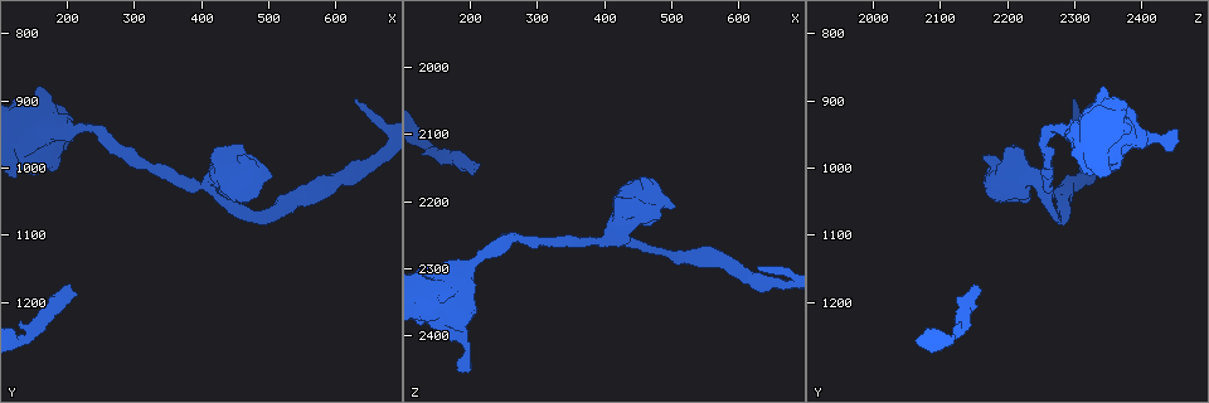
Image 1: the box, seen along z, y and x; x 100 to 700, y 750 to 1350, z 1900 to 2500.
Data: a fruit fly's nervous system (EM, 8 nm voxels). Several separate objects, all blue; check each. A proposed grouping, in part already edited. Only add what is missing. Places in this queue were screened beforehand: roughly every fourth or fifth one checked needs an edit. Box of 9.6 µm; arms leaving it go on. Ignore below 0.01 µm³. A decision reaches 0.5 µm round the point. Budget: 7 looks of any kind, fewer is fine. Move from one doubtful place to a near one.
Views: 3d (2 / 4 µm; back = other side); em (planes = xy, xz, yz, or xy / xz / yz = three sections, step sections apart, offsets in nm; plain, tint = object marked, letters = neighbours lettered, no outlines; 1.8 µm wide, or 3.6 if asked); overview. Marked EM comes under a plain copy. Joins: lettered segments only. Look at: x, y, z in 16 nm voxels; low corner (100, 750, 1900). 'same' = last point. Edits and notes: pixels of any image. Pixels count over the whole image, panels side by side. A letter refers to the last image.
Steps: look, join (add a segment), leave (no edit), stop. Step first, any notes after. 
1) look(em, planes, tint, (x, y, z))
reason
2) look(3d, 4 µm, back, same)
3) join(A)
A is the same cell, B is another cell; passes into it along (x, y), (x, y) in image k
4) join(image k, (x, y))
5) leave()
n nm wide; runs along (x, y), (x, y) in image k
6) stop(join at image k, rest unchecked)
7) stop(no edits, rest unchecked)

look(em, planes, tint, (200, 1180, 2155))
end of a long branch

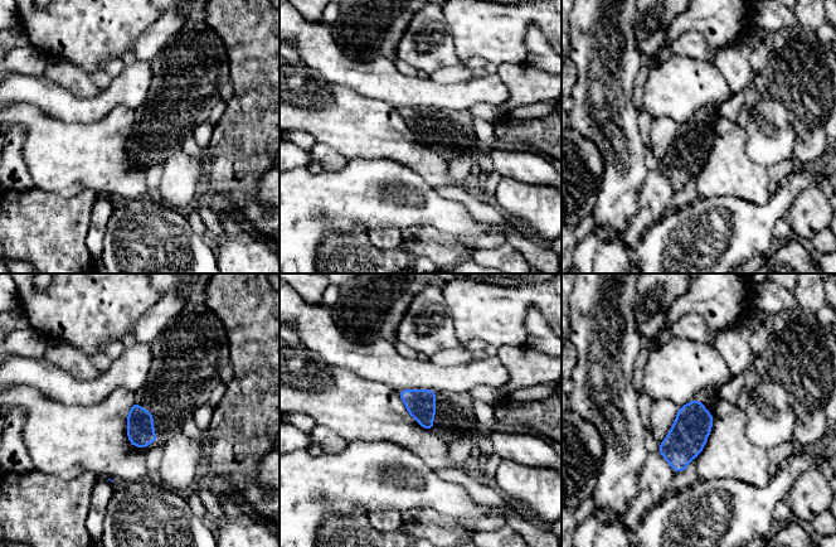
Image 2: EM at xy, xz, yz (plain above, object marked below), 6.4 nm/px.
look(em, planes, letters, same)
see the neighbours

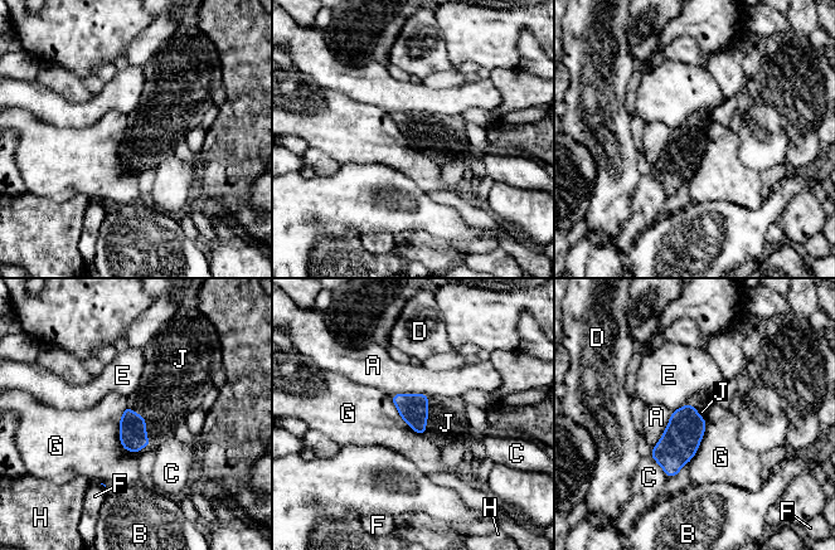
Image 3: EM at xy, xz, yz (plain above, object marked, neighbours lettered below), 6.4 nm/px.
join(J)
J is the same cell, A, B, C, D, E, F, G and H are other cells; passes into it along (413, 408), (427, 415), (446, 423) in image 3; the neuron continues

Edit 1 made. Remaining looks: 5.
look(overview)

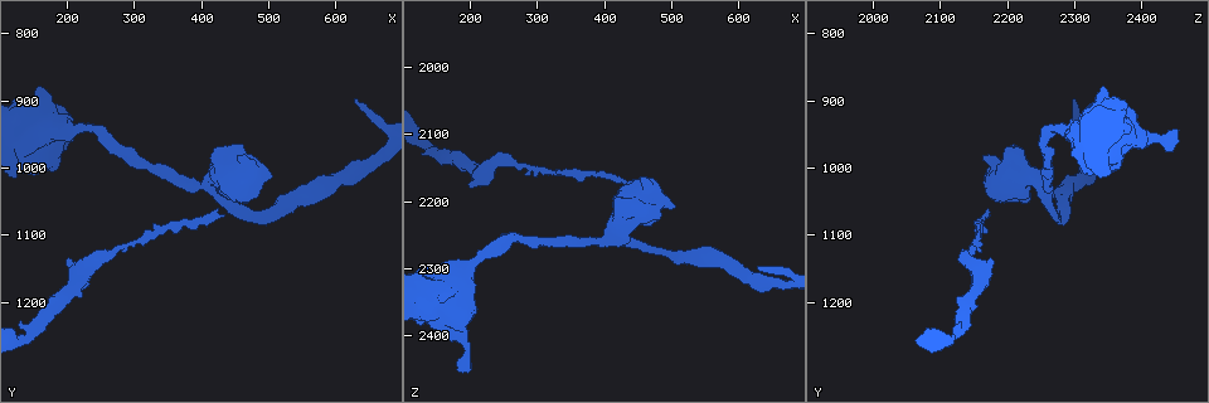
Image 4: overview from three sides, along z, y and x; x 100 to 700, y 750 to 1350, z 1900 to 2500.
look(3d, 4 µm, (160, 875, 2350))
thick end

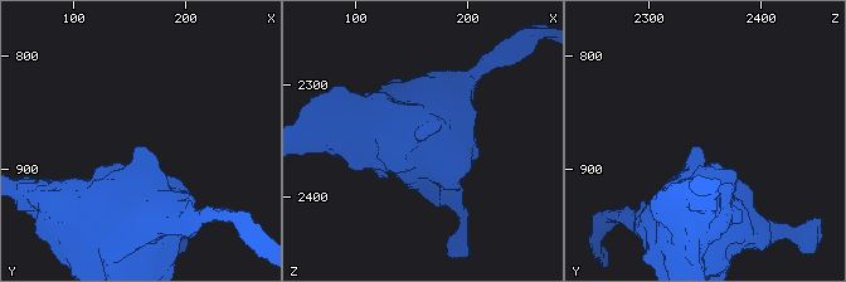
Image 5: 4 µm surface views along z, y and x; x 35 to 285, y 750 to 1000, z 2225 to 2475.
look(em, planes, tint, (164, 878, 2346))

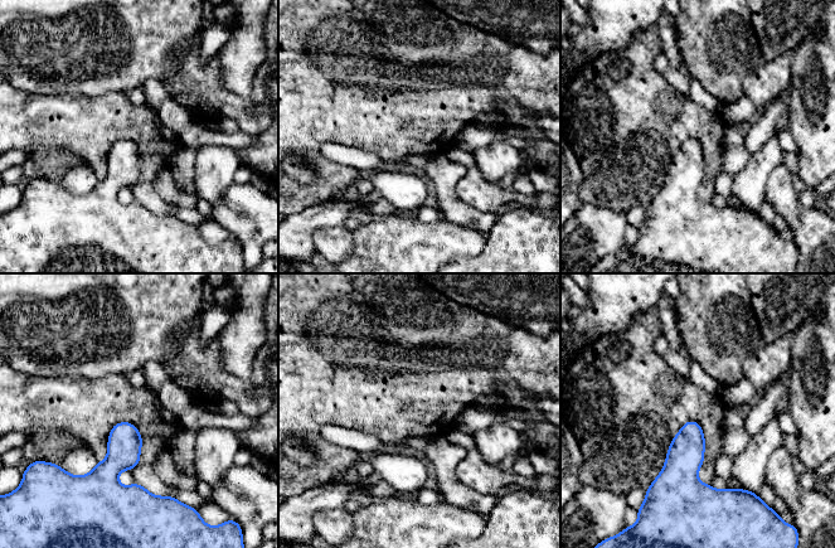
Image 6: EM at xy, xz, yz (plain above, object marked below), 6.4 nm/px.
look(em, planes, letters, same)

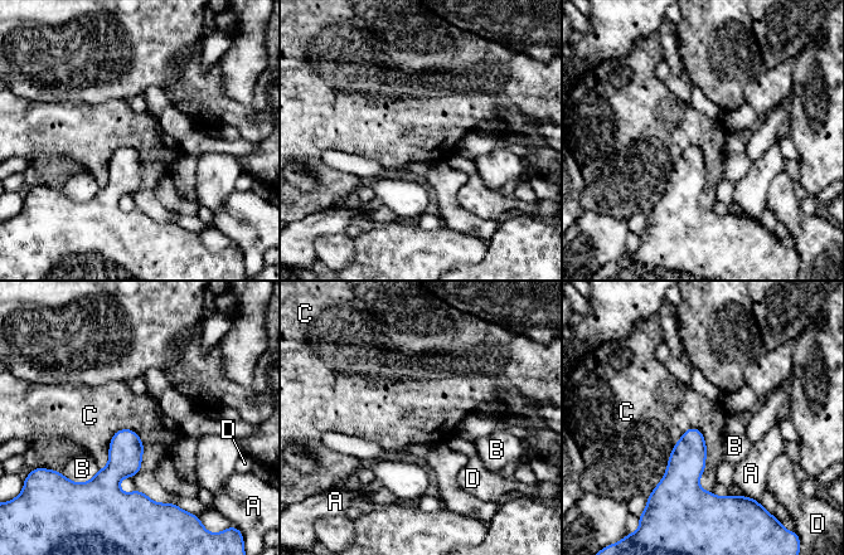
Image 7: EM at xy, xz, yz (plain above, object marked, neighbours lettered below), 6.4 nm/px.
leave()
A, B, C and D are other cells; border along (698, 428), (683, 433), (651, 492) in image 7; no lettered segment goes on from it

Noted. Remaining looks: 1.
stop(join at image 3, rest unchecked)

